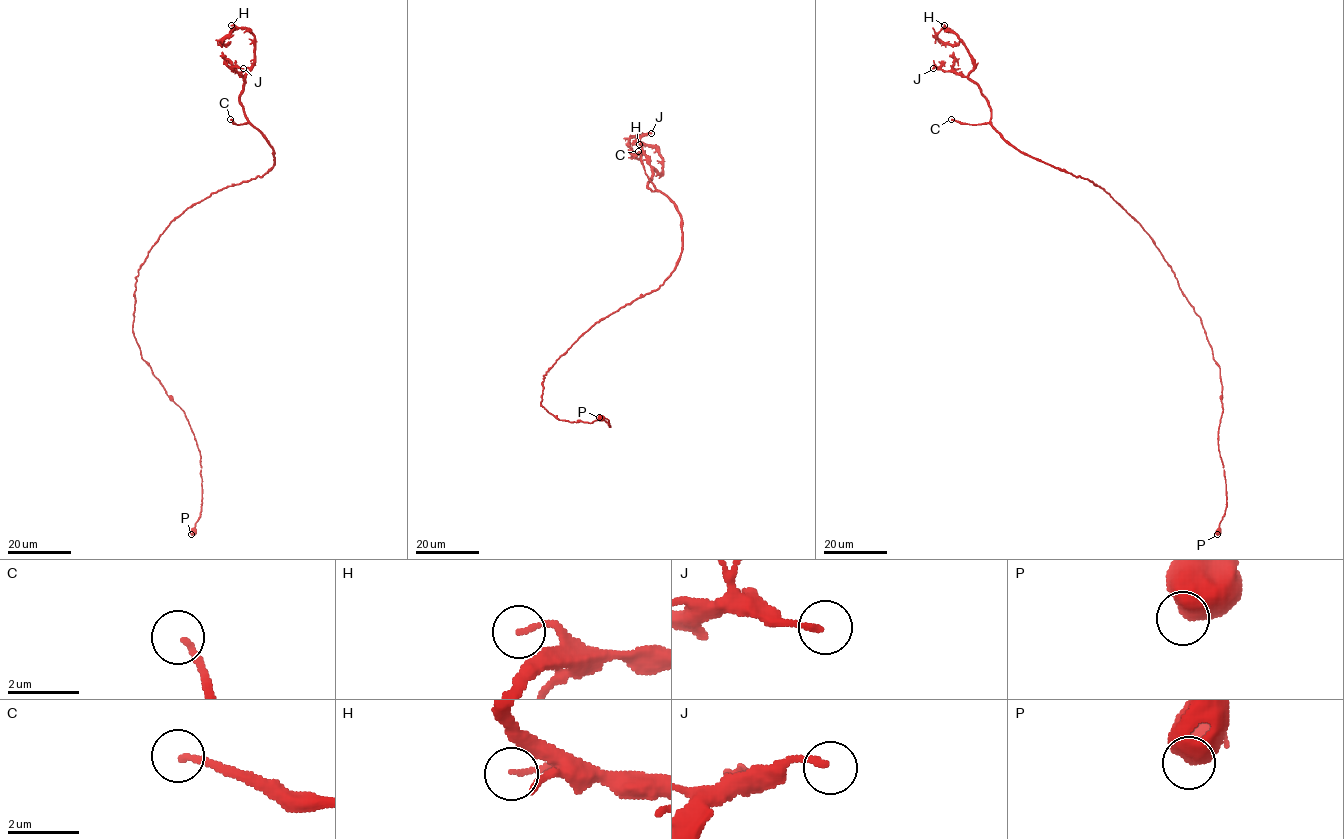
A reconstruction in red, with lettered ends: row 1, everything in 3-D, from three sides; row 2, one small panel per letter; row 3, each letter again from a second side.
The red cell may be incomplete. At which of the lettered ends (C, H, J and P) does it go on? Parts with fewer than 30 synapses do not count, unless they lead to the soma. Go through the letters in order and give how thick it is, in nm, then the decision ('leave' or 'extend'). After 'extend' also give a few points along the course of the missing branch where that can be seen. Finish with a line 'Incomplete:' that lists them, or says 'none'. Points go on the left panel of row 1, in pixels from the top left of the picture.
C: 170 nm thick; extend
H: 120 nm thick; leave
J: 170 nm thick; leave
P: 700 nm thick; leave
Incomplete: C

